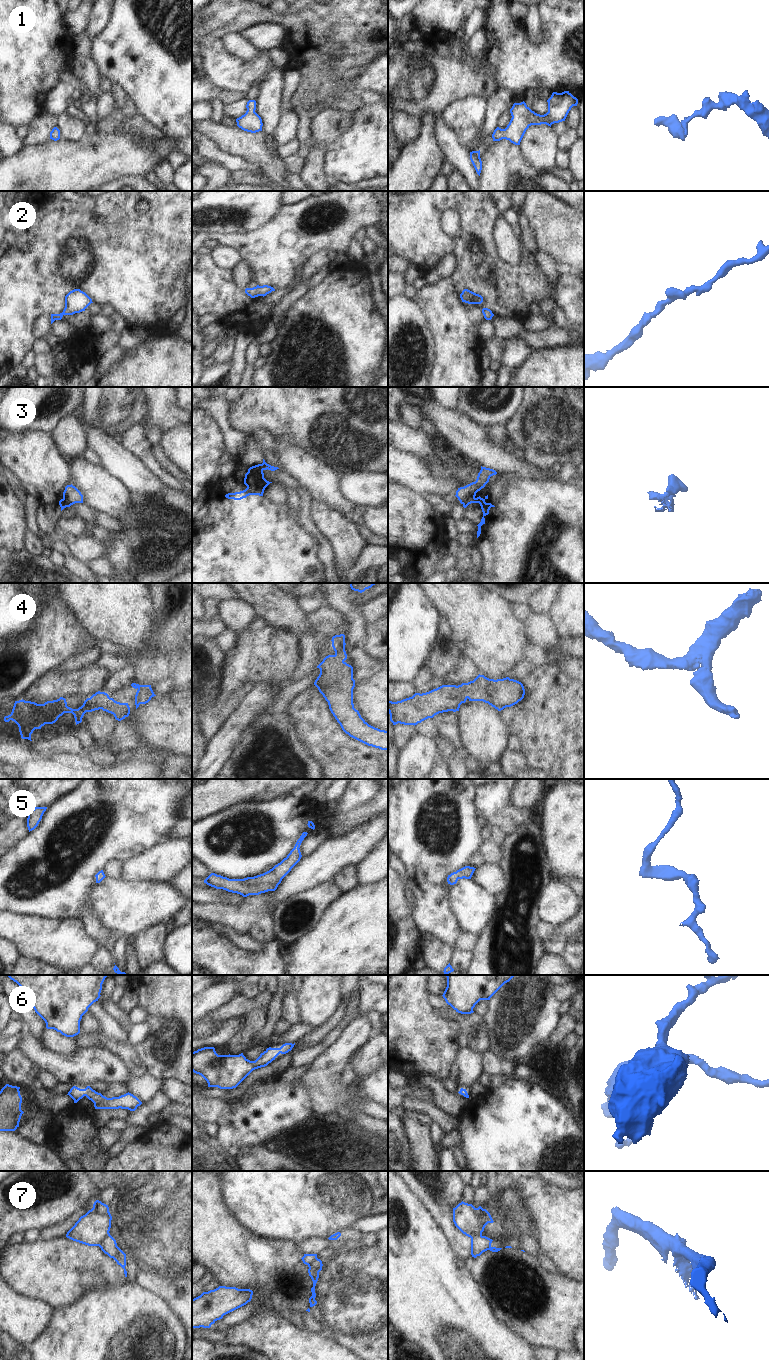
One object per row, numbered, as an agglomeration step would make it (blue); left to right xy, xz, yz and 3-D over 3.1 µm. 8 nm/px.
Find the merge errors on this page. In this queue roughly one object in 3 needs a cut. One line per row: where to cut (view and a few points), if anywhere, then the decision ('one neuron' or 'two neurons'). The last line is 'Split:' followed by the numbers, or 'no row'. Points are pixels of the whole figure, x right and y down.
1: no cut; one neuron
2: no cut; one neuron
3: cut in yz along (475, 498), (472, 498), (463, 505); two neurons
4: no cut; one neuron
5: no cut; one neuron
6: no cut; one neuron
7: cut in xz along (316, 1257), (307, 1264), (302, 1259); two neurons
Split: 3, 7

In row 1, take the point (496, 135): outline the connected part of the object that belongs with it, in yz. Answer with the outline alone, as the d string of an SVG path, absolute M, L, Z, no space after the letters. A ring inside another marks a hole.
M569 91L553 92L547 102L548 112L544 115L532 111L524 101L514 103L510 109L512 118L509 124L505 129L497 127L494 130L493 141L506 139L515 145L520 145L526 130L531 125L546 124L551 127L554 123L565 121L571 108L577 106L578 99Z

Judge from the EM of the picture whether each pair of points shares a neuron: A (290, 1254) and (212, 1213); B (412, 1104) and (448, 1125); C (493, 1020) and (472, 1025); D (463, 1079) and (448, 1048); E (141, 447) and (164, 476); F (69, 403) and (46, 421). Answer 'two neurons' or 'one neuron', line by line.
A: one neuron
B: one neuron
C: two neurons
D: two neurons
E: one neuron
F: one neuron

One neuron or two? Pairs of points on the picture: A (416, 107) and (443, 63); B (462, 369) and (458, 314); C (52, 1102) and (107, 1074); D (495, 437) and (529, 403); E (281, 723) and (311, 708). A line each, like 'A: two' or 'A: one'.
A: one
B: one
C: two
D: two
E: two

